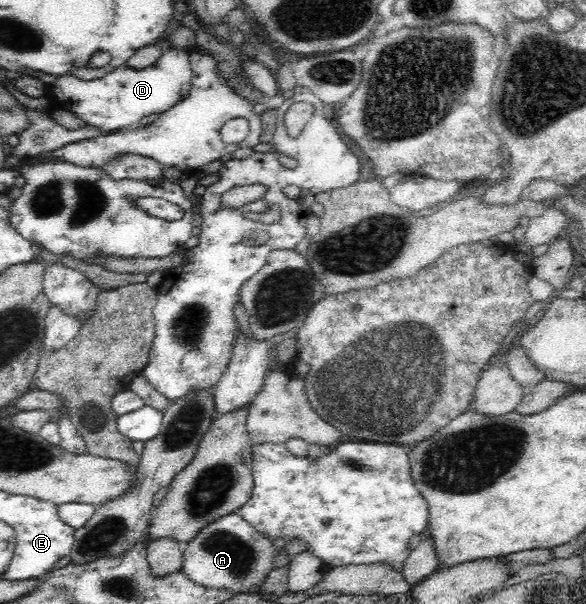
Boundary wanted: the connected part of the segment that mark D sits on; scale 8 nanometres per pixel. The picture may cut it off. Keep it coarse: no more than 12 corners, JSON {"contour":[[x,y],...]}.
{"contour":[[191,51],[101,79],[60,75],[47,97],[104,134],[190,93]]}

